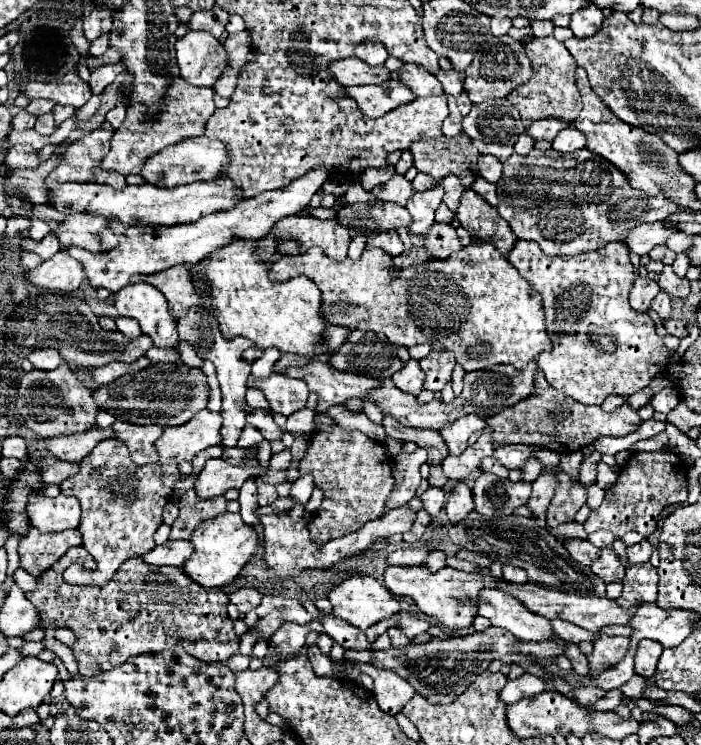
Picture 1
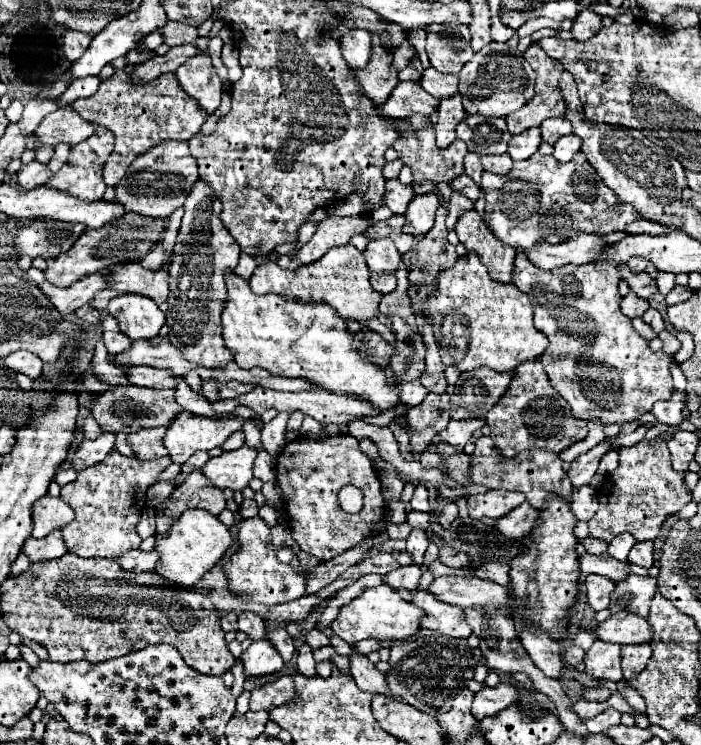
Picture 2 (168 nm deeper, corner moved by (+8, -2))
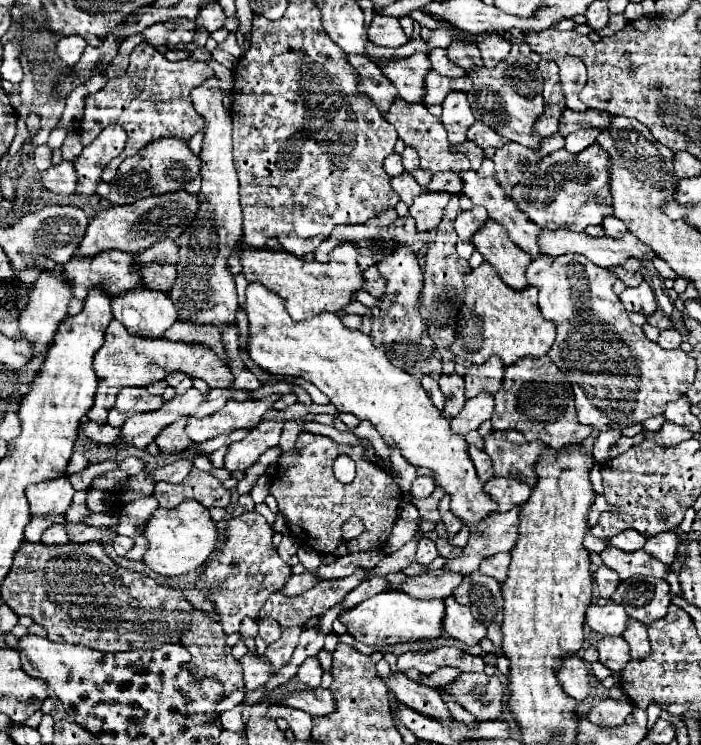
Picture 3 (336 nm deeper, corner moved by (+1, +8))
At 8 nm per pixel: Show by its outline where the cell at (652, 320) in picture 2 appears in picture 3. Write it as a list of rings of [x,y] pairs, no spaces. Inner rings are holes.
[[[657,310],[657,312],[653,312],[649,318],[647,318],[647,322],[651,324],[651,326],[655,326],[657,330],[669,330],[673,324],[671,324],[671,320],[661,312],[661,310]]]

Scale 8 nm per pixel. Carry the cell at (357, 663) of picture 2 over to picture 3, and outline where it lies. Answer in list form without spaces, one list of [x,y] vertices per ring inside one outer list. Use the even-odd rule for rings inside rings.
[[[401,672],[393,674],[389,680],[385,680],[385,684],[391,692],[395,692],[397,700],[401,704],[405,704],[407,708],[411,708],[423,716],[441,720],[445,726],[449,726],[453,722],[453,716],[451,716],[447,704],[441,700],[437,690],[433,690],[425,684],[413,682]]]

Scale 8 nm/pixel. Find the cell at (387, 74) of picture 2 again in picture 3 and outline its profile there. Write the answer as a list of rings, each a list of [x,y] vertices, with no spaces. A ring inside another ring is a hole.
[[[415,52],[409,60],[397,60],[397,64],[379,64],[385,76],[395,84],[399,96],[409,104],[423,102],[425,96],[425,76],[431,70],[425,52]]]

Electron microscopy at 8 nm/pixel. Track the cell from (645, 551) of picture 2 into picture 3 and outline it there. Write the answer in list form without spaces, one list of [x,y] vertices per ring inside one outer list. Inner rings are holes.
[[[663,532],[661,536],[651,536],[643,548],[663,564],[673,564],[677,558],[679,544],[681,544],[681,536],[677,532]]]

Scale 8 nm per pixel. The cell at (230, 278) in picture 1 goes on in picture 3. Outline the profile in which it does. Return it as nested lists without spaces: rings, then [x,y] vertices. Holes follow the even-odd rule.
[[[261,284],[247,286],[245,312],[249,316],[249,356],[255,364],[277,376],[299,376],[315,384],[331,400],[331,404],[337,406],[339,412],[349,412],[359,420],[371,422],[381,434],[381,438],[385,440],[385,444],[399,448],[399,452],[411,466],[421,466],[435,474],[433,476],[435,486],[441,486],[451,496],[451,512],[469,530],[479,526],[489,514],[499,512],[497,502],[493,502],[491,496],[483,492],[483,482],[477,478],[475,466],[467,454],[469,446],[465,442],[465,436],[455,434],[451,430],[449,420],[441,416],[441,412],[433,406],[433,402],[427,398],[427,392],[423,390],[417,378],[413,378],[411,374],[403,372],[401,368],[393,366],[387,360],[385,348],[375,346],[369,340],[369,336],[361,334],[359,330],[347,330],[339,320],[339,316],[329,312],[313,316],[311,320],[301,320],[301,322],[291,320],[289,314],[285,312],[283,300]]]

